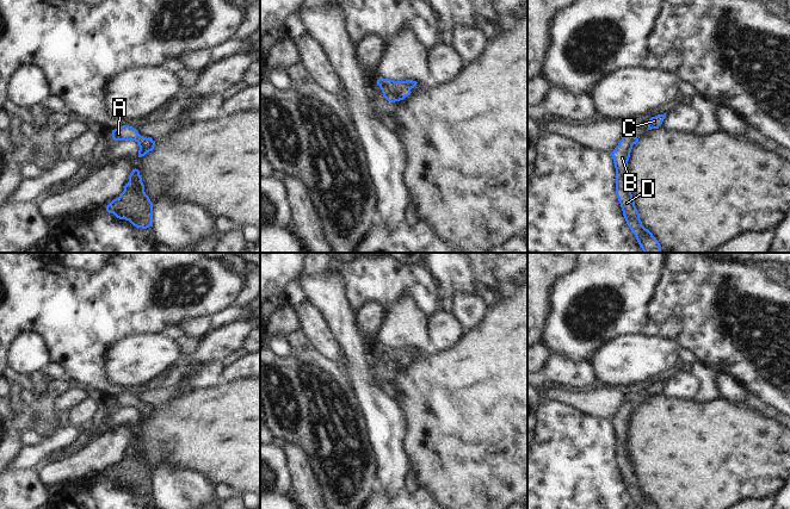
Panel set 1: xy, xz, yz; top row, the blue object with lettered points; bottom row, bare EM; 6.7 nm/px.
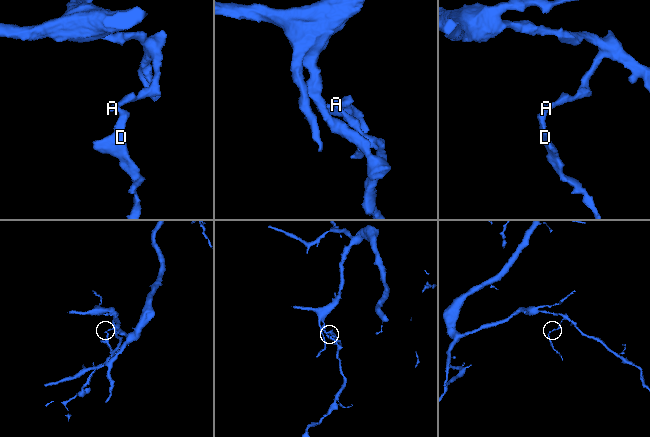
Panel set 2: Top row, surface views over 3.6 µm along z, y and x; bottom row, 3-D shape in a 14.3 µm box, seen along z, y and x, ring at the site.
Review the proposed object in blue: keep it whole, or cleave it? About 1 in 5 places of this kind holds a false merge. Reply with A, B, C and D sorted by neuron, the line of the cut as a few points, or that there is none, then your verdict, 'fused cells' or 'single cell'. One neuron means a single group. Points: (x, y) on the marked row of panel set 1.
A B C D; no cut; single cell

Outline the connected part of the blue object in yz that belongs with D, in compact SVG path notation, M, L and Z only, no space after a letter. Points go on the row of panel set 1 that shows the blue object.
M623 136L618 145L611 153L616 168L616 195L621 204L623 216L631 232L635 235L644 253L662 253L659 241L642 225L640 213L635 206L630 191L628 161L632 145L638 142L636 136Z

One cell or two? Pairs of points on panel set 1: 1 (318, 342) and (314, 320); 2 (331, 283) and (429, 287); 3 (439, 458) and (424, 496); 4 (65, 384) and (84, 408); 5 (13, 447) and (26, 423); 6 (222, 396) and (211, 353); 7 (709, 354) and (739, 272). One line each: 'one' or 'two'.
1: one
2: two
3: two
4: two
5: one
6: two
7: one

